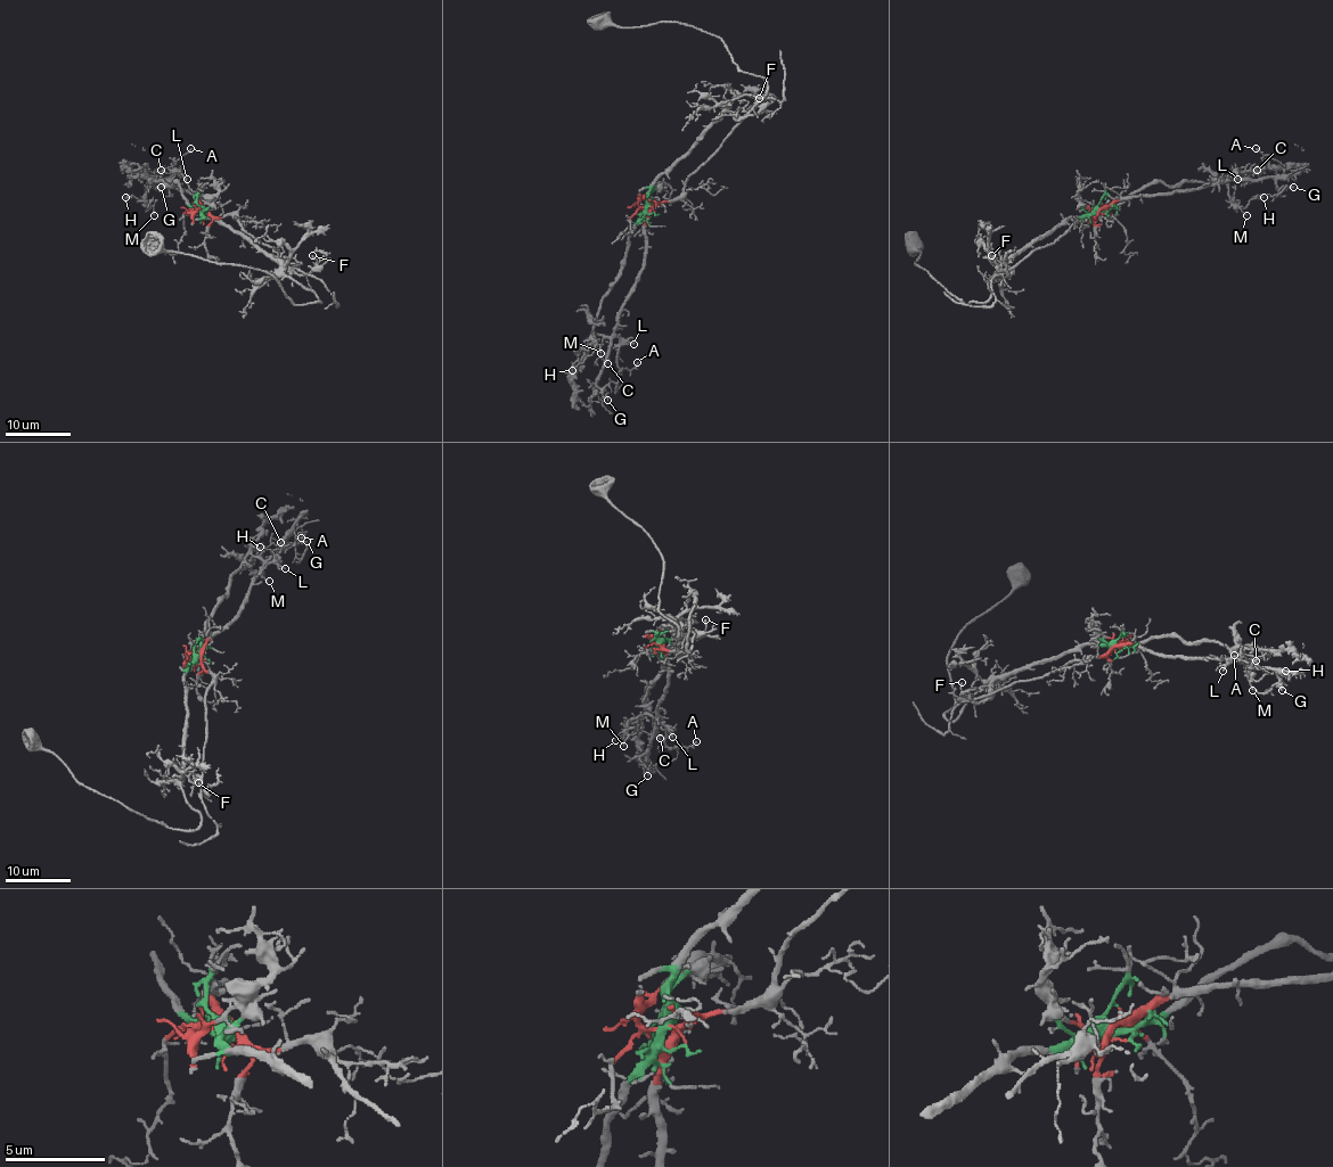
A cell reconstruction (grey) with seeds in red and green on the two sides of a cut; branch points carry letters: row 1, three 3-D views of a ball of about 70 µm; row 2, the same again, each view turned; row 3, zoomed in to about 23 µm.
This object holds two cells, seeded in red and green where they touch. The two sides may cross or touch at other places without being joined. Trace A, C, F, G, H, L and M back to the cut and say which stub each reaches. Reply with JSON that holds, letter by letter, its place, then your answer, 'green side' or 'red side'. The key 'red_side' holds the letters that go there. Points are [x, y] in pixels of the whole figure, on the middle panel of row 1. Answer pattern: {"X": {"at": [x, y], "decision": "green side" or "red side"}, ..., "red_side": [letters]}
{"A": {"at": [637, 362], "decision": "red side"}, "C": {"at": [607, 363], "decision": "red side"}, "F": {"at": [759, 98], "decision": "green side"}, "G": {"at": [607, 400], "decision": "red side"}, "H": {"at": [572, 370], "decision": "red side"}, "L": {"at": [634, 344], "decision": "red side"}, "M": {"at": [600, 353], "decision": "red side"}, "red_side": ["A", "C", "G", "H", "L", "M"]}

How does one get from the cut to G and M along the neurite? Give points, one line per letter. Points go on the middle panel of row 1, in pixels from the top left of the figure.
G: (647, 206), (644, 269), (618, 319), (596, 385), (608, 400)
M: (647, 206), (644, 269), (623, 306), (616, 329), (610, 336), (594, 336), (602, 352)

